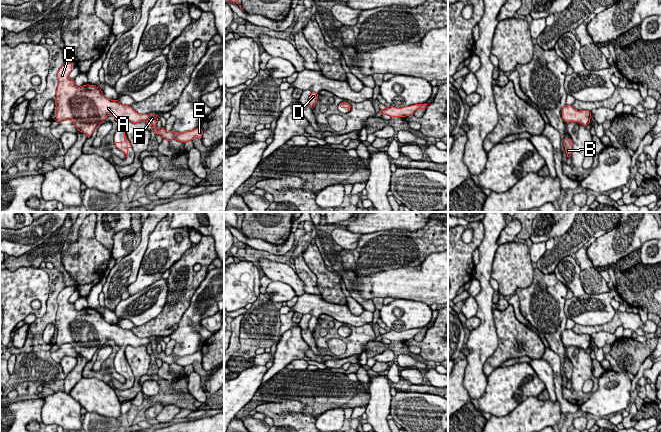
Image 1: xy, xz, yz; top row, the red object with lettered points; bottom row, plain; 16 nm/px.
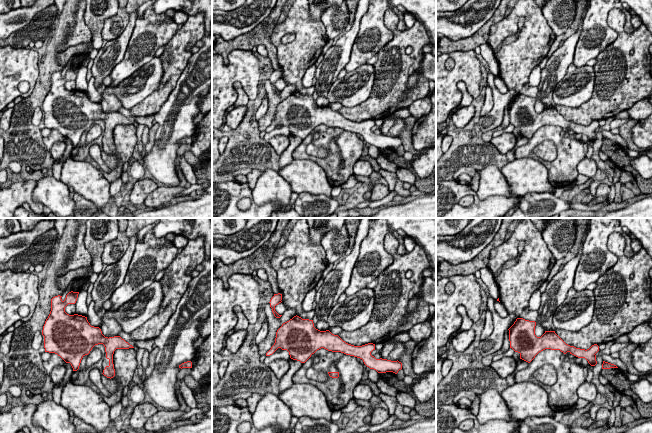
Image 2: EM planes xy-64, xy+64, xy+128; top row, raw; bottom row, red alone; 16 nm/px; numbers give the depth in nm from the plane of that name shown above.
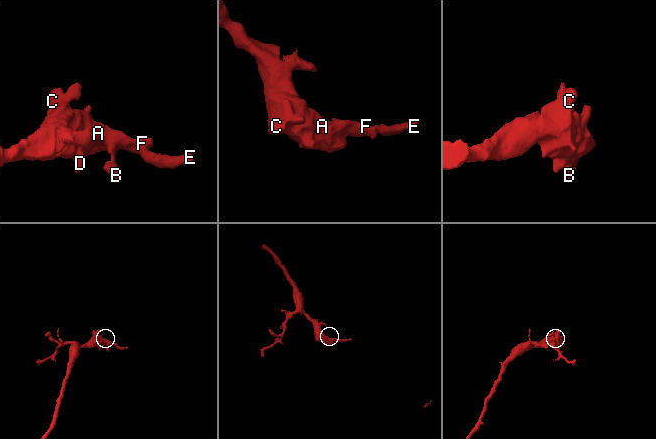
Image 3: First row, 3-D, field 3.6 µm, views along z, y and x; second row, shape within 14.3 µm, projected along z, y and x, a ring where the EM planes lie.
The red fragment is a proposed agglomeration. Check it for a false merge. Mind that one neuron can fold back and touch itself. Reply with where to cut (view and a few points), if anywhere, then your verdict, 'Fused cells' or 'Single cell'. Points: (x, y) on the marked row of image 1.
No split. Single cell

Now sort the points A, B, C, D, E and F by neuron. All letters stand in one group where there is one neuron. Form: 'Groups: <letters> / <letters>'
Groups: A B C D E F

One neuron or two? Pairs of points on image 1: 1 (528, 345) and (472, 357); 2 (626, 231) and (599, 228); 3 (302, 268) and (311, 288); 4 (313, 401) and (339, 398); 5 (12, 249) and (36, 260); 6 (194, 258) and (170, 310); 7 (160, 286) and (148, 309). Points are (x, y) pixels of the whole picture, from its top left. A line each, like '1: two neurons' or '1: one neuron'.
1: two neurons
2: two neurons
3: one neuron
4: one neuron
5: two neurons
6: one neuron
7: one neuron

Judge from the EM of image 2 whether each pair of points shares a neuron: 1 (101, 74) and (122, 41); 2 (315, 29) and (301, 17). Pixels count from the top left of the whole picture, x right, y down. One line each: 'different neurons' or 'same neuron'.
1: same neuron
2: same neuron

